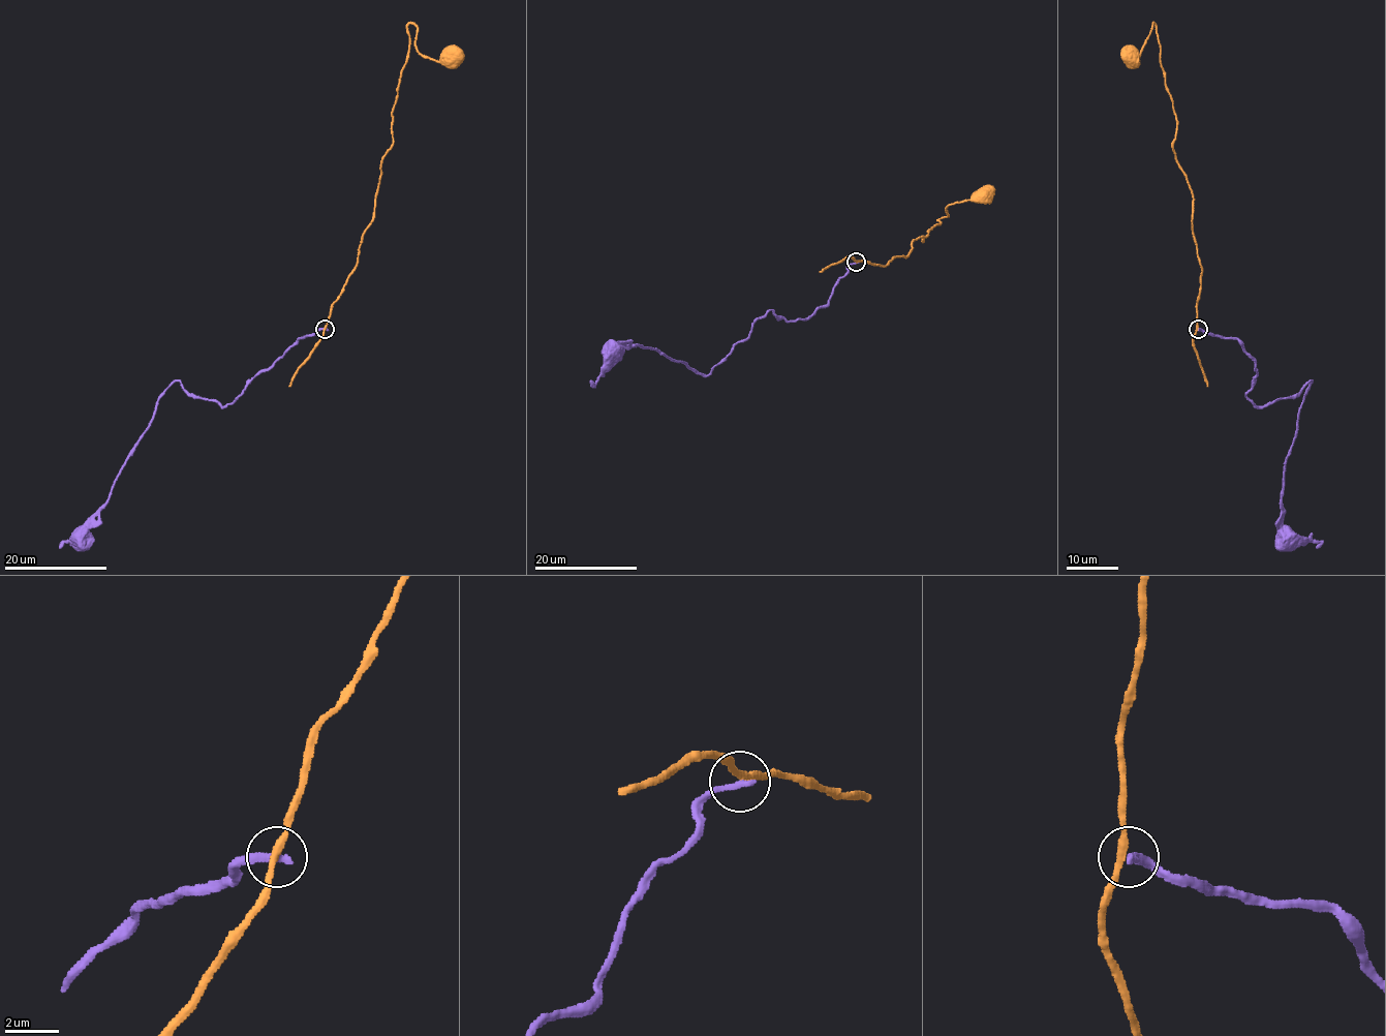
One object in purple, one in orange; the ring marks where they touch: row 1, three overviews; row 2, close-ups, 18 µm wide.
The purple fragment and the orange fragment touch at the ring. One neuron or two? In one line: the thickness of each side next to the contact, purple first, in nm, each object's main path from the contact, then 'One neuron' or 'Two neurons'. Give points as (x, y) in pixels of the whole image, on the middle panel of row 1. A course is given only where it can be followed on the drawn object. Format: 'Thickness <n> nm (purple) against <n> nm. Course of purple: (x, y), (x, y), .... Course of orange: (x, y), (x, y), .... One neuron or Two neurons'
Thickness 320 nm (purple) against 280 nm. Course of purple: (856, 263), (825, 305), (805, 320), (787, 321), (769, 310), (706, 374), (652, 347), (615, 346), (611, 352). Course of orange: (856, 261), (884, 266), (893, 257), (904, 257), (917, 238), (923, 241), (947, 216), (946, 208), (982, 194). Two neurons

